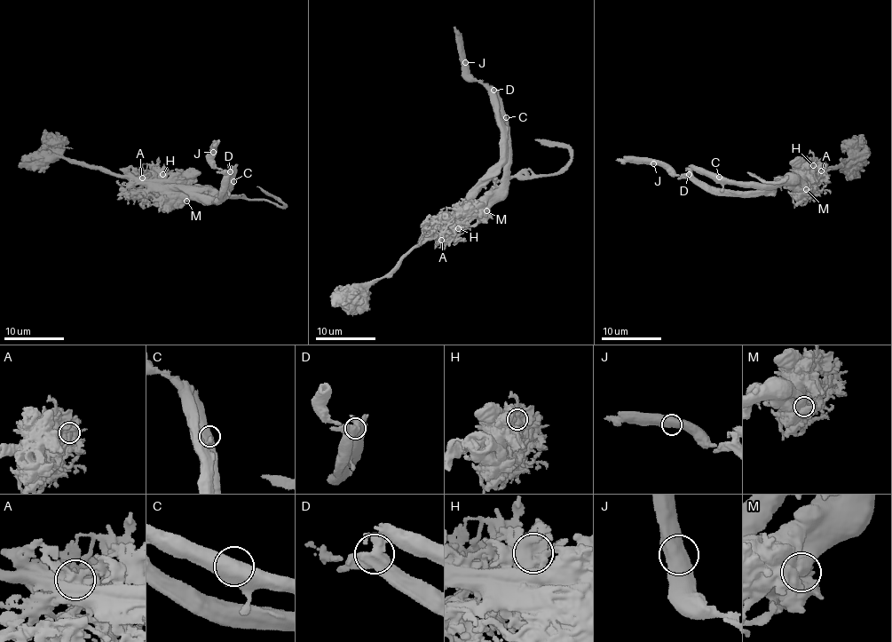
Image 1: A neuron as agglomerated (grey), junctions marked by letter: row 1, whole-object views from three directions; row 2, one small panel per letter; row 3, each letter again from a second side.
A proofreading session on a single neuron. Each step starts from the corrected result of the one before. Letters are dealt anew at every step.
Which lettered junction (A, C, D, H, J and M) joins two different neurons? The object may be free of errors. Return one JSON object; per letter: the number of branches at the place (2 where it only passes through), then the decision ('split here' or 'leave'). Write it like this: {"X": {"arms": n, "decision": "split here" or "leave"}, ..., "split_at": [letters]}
{"A": {"arms": 5, "decision": "leave"}, "C": {"arms": 2, "decision": "leave"}, "D": {"arms": 4, "decision": "split here"}, "H": {"arms": 4, "decision": "leave"}, "J": {"arms": 2, "decision": "leave"}, "M": {"arms": 2, "decision": "leave"}, "split_at": ["D"]}

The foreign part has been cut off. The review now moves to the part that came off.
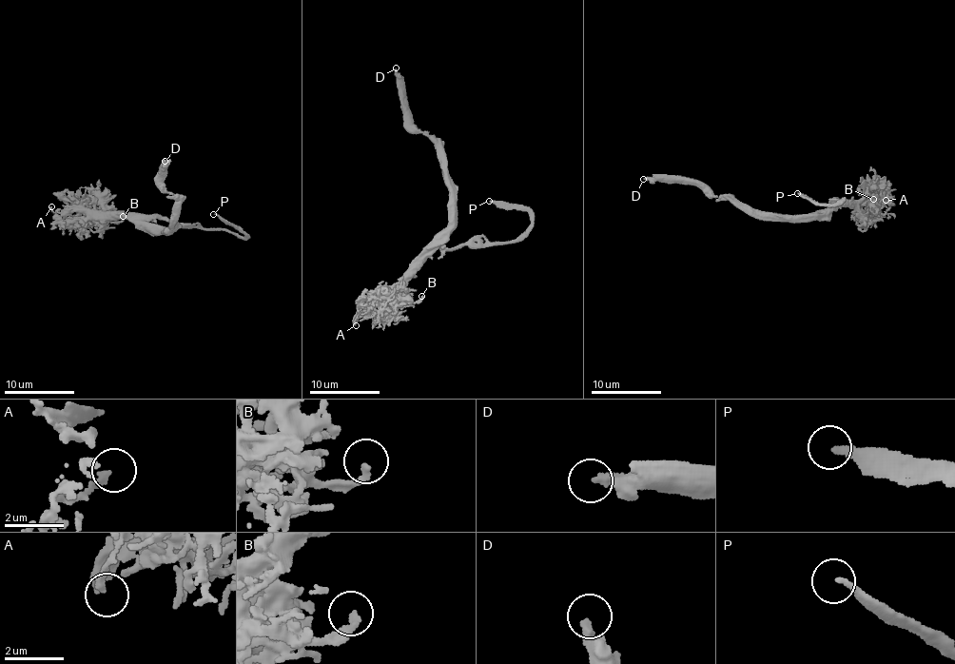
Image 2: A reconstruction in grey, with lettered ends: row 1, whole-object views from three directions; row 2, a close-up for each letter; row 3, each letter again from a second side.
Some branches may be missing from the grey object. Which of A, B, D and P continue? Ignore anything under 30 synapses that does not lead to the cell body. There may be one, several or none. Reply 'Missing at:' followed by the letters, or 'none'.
Missing at: P

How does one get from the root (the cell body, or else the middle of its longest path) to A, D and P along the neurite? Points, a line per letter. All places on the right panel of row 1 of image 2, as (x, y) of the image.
A: (815, 217), (825, 219), (841, 205), (856, 209), (862, 203), (876, 207), (886, 200)
D: (815, 217), (746, 212), (728, 199), (719, 200), (694, 185), (643, 179)
P: (815, 217), (834, 201), (837, 199), (837, 203), (845, 197), (831, 205), (821, 205), (797, 193)

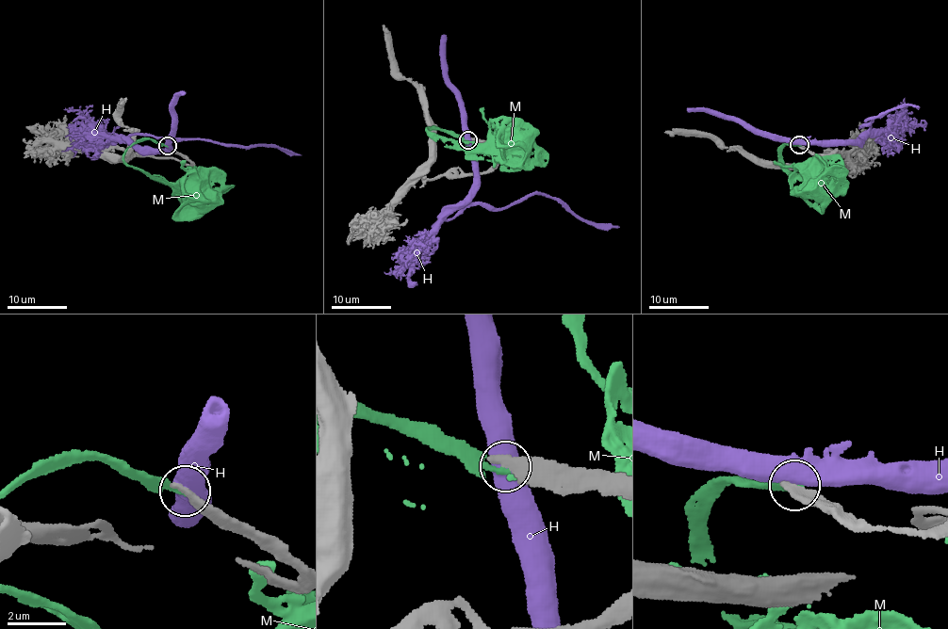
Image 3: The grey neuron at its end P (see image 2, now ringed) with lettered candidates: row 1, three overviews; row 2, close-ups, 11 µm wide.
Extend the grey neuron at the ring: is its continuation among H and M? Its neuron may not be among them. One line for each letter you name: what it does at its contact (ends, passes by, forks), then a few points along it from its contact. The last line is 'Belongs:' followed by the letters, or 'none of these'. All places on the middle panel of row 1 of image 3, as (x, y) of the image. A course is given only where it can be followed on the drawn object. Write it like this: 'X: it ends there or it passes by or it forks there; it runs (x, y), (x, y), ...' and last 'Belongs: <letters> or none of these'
M: it ends there; it runs (467, 140), (434, 129), (428, 133), (461, 144), (506, 147), (508, 144)
Belongs: M

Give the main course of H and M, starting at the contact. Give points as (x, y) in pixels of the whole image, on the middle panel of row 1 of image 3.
H: (467, 139), (475, 188), (447, 219), (471, 205), (504, 208), (533, 194), (560, 199), (585, 220), (618, 227)
M: (467, 140), (434, 129), (428, 133), (461, 144), (506, 147), (508, 144)

